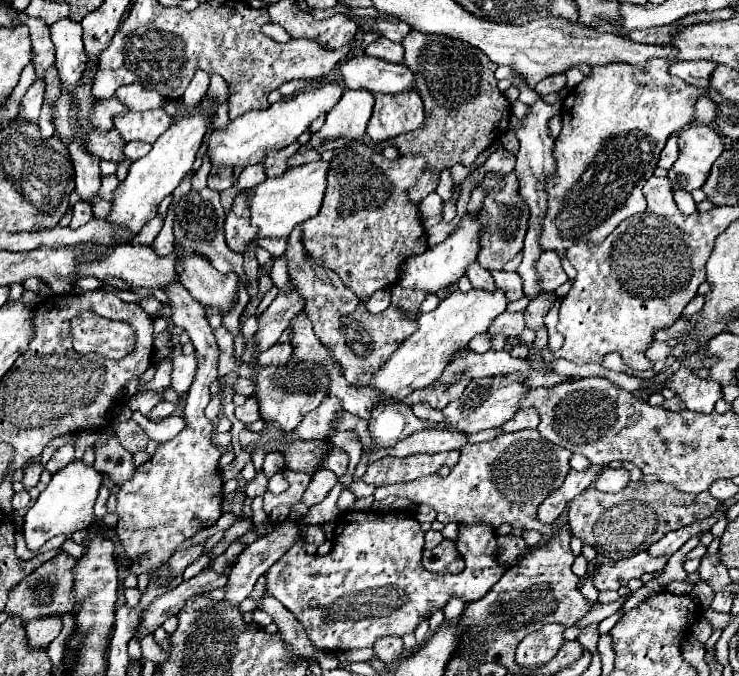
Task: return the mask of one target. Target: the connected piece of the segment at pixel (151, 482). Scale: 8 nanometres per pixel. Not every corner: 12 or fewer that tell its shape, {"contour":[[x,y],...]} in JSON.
{"contour":[[179,282],[173,322],[195,346],[185,430],[117,492],[117,536],[141,573],[222,515],[205,418],[219,346]]}

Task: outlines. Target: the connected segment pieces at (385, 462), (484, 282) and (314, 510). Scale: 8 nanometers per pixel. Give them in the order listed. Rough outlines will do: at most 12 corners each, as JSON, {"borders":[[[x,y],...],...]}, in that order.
{"borders":[[[460,451],[381,458],[361,476],[373,486],[399,484],[452,468]],[[471,262],[467,278],[473,288],[493,290],[495,282],[489,270]],[[337,483],[323,502],[312,506],[301,521],[323,525],[338,521],[337,498],[346,487]]]}

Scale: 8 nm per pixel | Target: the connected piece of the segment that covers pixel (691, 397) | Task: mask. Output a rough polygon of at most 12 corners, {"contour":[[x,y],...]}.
{"contour":[[682,366],[666,381],[687,410],[709,414],[721,398],[715,380]]}

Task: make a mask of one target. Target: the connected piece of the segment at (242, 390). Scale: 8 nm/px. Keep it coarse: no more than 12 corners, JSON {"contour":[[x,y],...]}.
{"contour":[[237,378],[233,390],[243,396],[255,394],[253,380]]}

